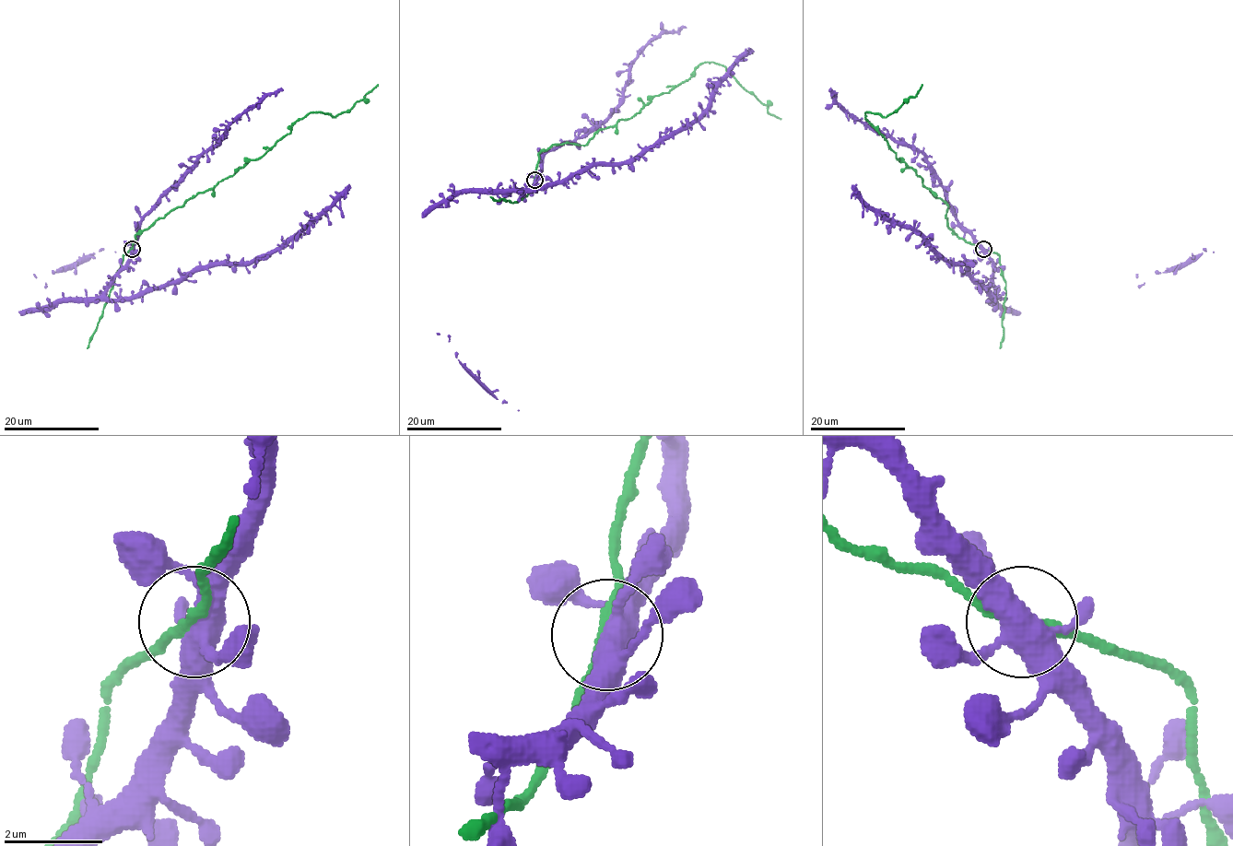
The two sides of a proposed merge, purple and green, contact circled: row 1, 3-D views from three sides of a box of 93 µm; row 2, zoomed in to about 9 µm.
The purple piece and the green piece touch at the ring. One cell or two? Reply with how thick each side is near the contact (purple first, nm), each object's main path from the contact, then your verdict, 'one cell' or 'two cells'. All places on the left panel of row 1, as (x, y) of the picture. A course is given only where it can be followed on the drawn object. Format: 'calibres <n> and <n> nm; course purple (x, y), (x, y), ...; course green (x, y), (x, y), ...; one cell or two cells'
calibres 440 and 200 nm; course purple (131, 250), (125, 267), (105, 293), (110, 299), (135, 298), (217, 264), (246, 264), (269, 256), (349, 184); course green (131, 250), (138, 233), (261, 158), (296, 121), (311, 111), (336, 116), (378, 85); one cell

